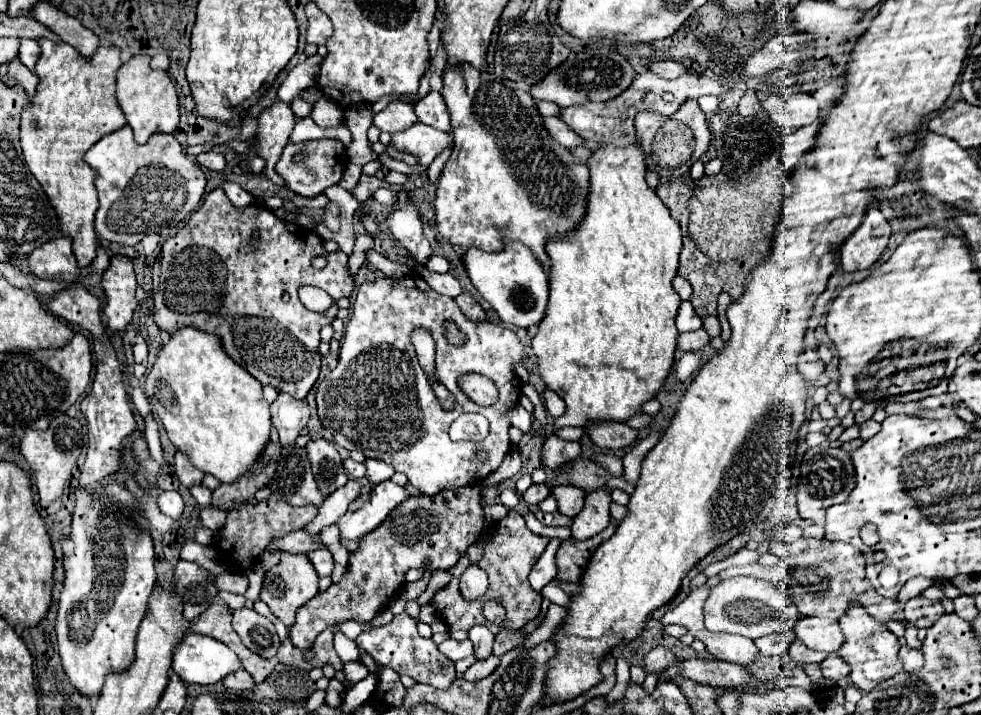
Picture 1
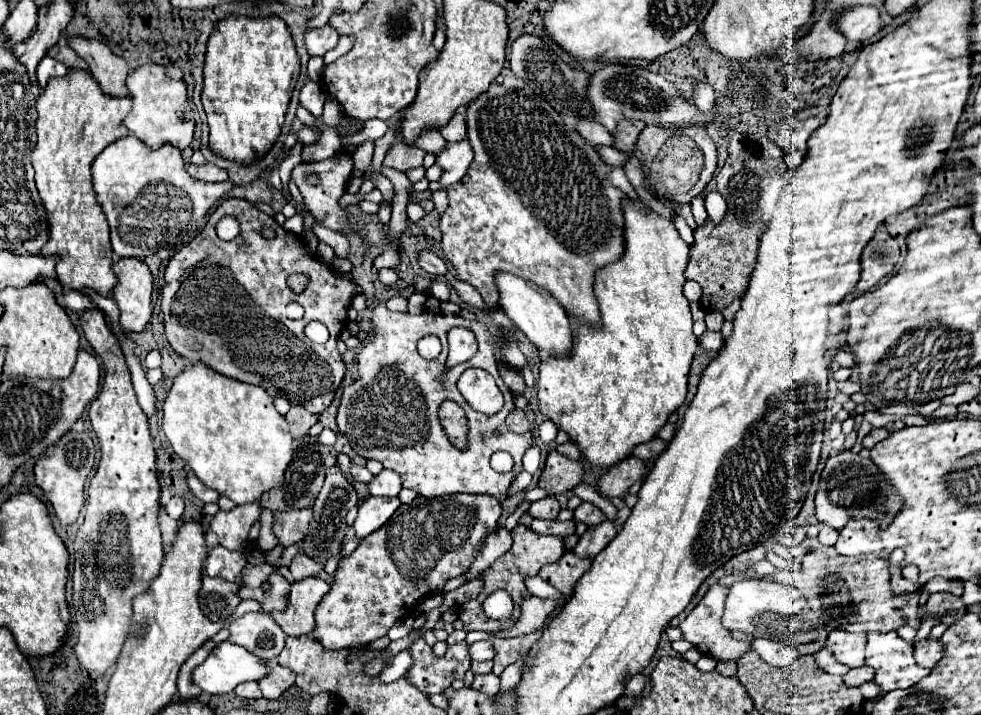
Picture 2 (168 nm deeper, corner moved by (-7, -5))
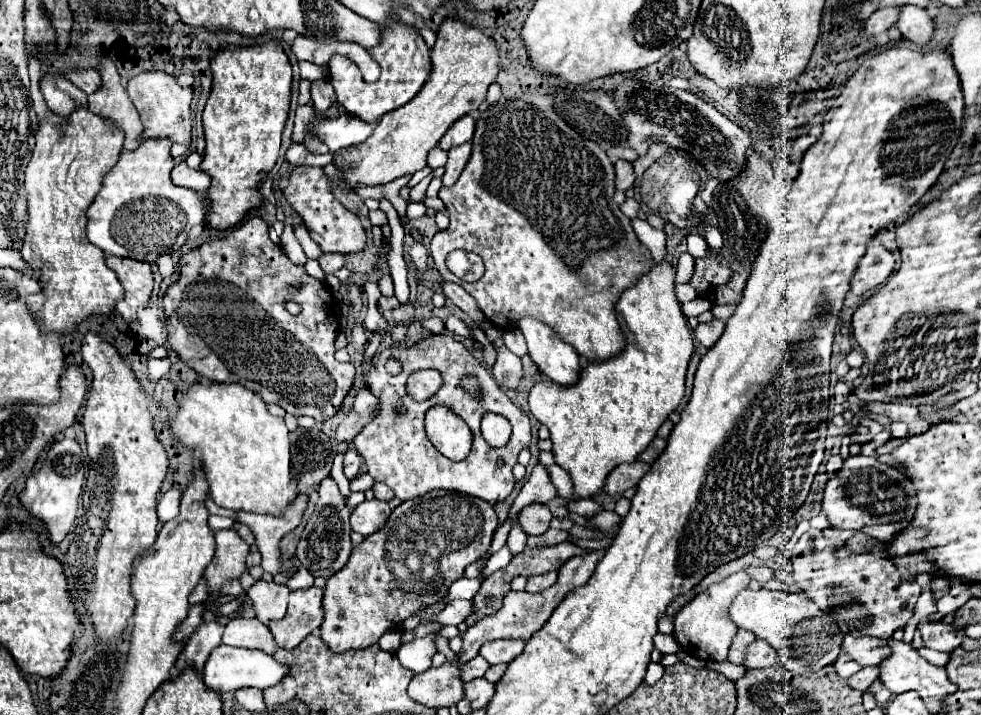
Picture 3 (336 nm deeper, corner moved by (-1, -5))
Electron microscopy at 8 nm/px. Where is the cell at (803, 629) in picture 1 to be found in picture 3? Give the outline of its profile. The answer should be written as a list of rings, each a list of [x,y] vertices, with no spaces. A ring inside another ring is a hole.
[[[845,634],[841,642],[841,650],[849,654],[859,666],[879,664],[883,658],[889,656],[889,646],[881,638],[873,636],[851,636]]]

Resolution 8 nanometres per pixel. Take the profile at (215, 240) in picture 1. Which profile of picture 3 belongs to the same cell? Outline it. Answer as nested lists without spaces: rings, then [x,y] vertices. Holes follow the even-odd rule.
[[[253,216],[249,220],[245,220],[241,226],[233,226],[225,232],[225,236],[221,238],[213,238],[209,242],[203,242],[199,248],[193,248],[189,250],[187,254],[181,256],[179,260],[179,276],[177,280],[167,288],[165,296],[163,296],[163,308],[165,308],[165,328],[167,328],[167,340],[171,344],[171,348],[179,354],[181,362],[185,366],[189,366],[191,370],[195,370],[199,376],[211,380],[211,382],[225,382],[225,384],[241,384],[245,386],[247,390],[253,390],[257,396],[263,398],[263,402],[267,404],[277,404],[281,408],[285,408],[289,414],[293,416],[311,416],[315,418],[317,422],[323,422],[327,418],[331,418],[337,408],[341,406],[345,394],[349,392],[351,384],[353,384],[353,376],[355,376],[355,368],[351,362],[337,362],[335,360],[335,336],[339,334],[339,322],[341,322],[341,310],[339,310],[339,304],[335,302],[333,294],[331,294],[331,288],[317,280],[317,278],[311,278],[303,266],[299,264],[293,264],[287,254],[283,252],[283,248],[279,244],[273,244],[271,238],[269,238],[269,232],[267,232],[267,222],[259,216]],[[291,284],[301,284],[301,288],[297,292],[289,292],[287,288]],[[287,302],[295,302],[301,306],[301,314],[293,316],[287,312]]]

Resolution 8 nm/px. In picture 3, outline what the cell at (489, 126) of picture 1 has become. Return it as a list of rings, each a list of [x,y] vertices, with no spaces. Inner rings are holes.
[[[523,100],[483,106],[471,144],[473,152],[459,180],[439,190],[451,224],[433,236],[429,254],[441,278],[463,286],[497,328],[513,328],[519,316],[533,316],[559,332],[587,360],[617,354],[625,340],[621,338],[613,306],[619,292],[629,288],[641,272],[649,270],[651,254],[637,240],[631,220],[621,214],[619,204],[613,200],[615,172],[607,154],[599,144],[567,126],[555,112],[539,110]],[[457,248],[483,258],[485,274],[477,282],[465,282],[445,266],[447,254]]]

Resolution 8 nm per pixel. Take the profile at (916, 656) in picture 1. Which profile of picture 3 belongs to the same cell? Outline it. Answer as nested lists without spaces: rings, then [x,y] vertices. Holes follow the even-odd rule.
[[[923,622],[923,624],[919,624],[919,628],[921,628],[923,644],[927,648],[939,650],[939,652],[951,652],[965,638],[965,634],[961,634],[961,626],[955,626],[955,624]]]

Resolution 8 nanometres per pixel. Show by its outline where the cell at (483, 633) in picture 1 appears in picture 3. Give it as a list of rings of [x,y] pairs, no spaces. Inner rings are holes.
[[[479,656],[479,658],[473,658],[471,662],[467,662],[467,664],[461,666],[461,678],[463,678],[463,680],[481,678],[487,668],[489,668],[489,664],[487,664],[485,658],[481,658],[481,656]]]

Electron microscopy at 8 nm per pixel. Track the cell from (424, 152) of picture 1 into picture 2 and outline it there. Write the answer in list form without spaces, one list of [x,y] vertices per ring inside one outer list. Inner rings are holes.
[[[467,140],[449,142],[447,148],[441,154],[437,154],[437,164],[443,168],[441,184],[447,188],[459,182],[471,162],[473,162],[473,148]]]

